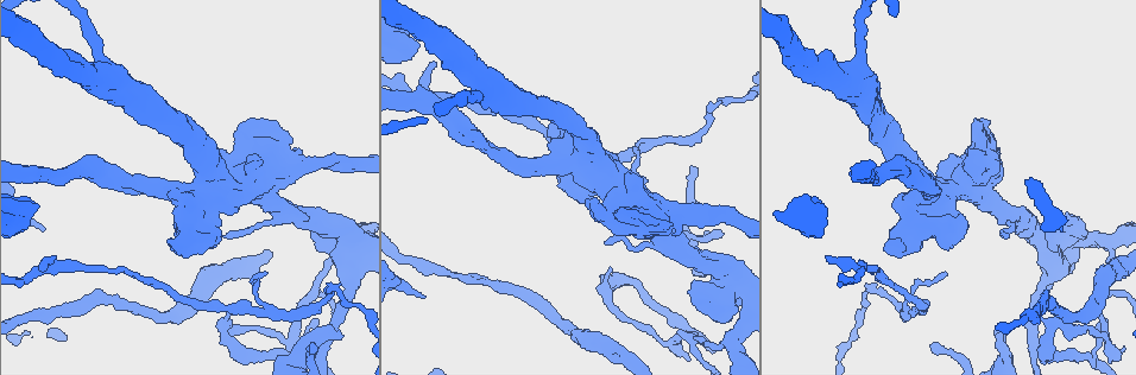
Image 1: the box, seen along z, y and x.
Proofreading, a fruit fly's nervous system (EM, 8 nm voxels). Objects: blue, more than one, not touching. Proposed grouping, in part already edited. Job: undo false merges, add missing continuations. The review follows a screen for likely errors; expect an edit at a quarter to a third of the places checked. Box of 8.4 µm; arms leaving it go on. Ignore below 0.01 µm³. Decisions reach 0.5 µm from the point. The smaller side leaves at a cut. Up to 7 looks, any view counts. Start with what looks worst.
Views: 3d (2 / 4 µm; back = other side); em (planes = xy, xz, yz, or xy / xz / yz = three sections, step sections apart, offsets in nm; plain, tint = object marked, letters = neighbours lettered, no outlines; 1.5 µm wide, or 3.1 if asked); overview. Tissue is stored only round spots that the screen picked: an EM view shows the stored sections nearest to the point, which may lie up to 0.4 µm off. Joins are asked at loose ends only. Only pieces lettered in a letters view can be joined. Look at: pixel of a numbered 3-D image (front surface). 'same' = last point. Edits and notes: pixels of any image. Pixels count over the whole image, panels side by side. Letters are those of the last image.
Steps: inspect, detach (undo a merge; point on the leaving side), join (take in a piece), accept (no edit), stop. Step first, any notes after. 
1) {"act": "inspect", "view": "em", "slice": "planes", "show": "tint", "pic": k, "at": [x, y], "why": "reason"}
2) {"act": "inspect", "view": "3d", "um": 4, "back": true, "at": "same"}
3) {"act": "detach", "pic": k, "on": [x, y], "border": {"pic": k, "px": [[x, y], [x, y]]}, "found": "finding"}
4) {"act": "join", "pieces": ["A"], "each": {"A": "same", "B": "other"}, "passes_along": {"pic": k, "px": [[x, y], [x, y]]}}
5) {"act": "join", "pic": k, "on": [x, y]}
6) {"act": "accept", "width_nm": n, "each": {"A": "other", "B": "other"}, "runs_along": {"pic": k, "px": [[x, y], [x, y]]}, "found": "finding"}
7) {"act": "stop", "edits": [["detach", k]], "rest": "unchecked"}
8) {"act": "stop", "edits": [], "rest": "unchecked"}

{"act": "inspect", "view": "3d", "um": 2, "back": true, "pic": 1, "at": [878, 292], "why": "abrupt turn"}

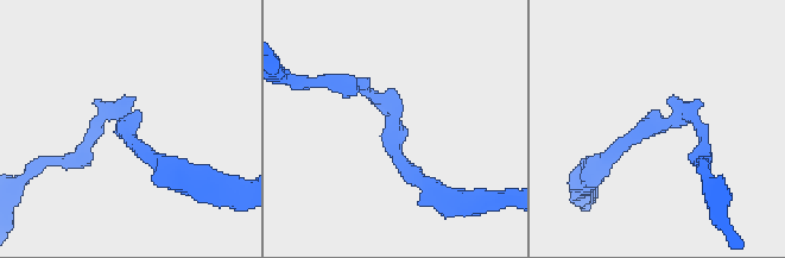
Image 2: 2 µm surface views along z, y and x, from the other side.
{"act": "inspect", "view": "em", "slice": "planes", "show": "letters", "pic": 2, "at": [665, 119], "why": "now the EM"}

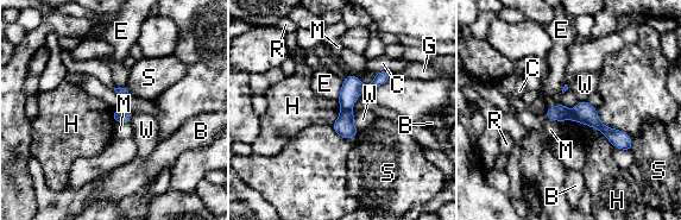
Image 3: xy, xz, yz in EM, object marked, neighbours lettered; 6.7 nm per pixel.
{"act": "detach", "pic": 3, "on": [352, 86], "each": {"B": "other", "C": "other", "E": "other", "G": "other", "H": "other", "M": "other", "R": "other", "S": "other", "W": "other"}, "border": {"pic": 3, "px": [[341, 108], [348, 110]]}, "found": "two neurons meet here"}

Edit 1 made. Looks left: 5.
{"act": "inspect", "view": "overview"}

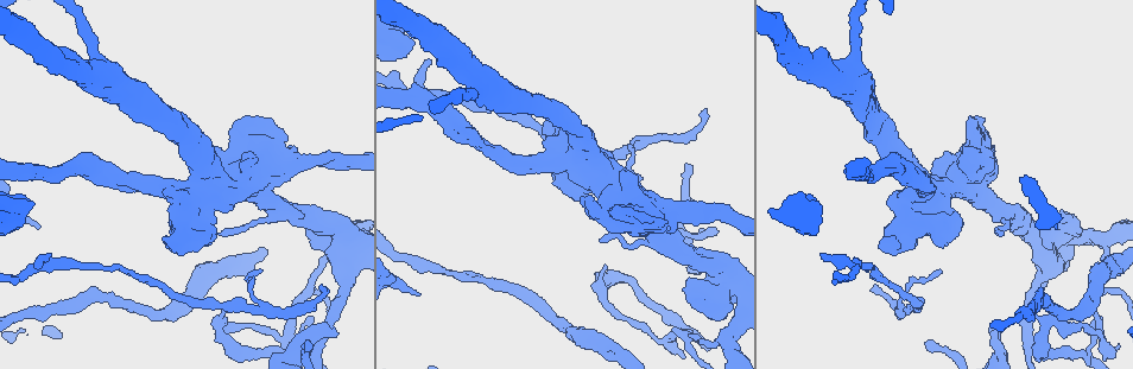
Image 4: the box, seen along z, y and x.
{"act": "inspect", "view": "3d", "um": 4, "pic": 4, "at": [223, 313], "why": "tapers out"}

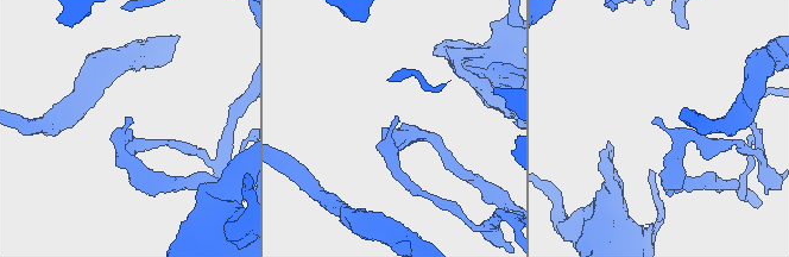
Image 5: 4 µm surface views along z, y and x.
{"act": "inspect", "view": "em", "slice": "planes", "show": "letters", "pic": 5, "at": [654, 122], "why": "shape alone is not enough"}

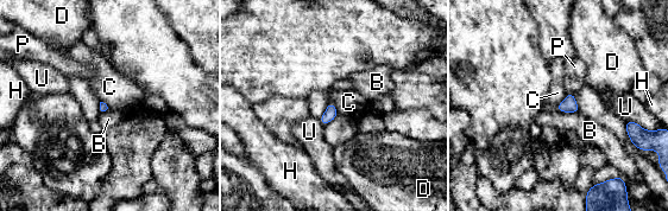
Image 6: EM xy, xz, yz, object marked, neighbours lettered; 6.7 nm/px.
{"act": "accept", "each": {"B": "other", "C": "other", "D": "other", "H": "other", "P": "other", "U": "other"}, "border": {"pic": 6, "px": [[568, 93], [554, 107]]}, "found": "no lettered piece goes on from it"}

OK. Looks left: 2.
{"act": "inspect", "view": "em", "slice": "planes", "show": "letters", "pic": 4, "at": [1000, 236], "why": "thin end"}

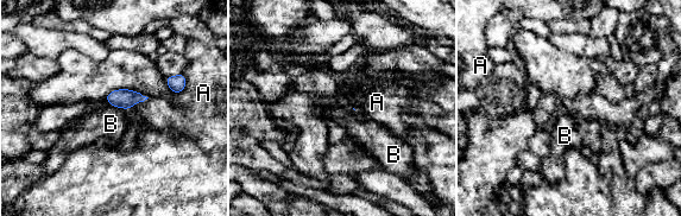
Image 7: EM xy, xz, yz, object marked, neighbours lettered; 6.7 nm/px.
{"act": "accept", "each": {"A": "other", "B": "other"}, "found": "no lettered piece goes on from it"}

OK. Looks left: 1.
{"act": "stop", "edits": [["detach", 3]], "rest": "unchecked"}

